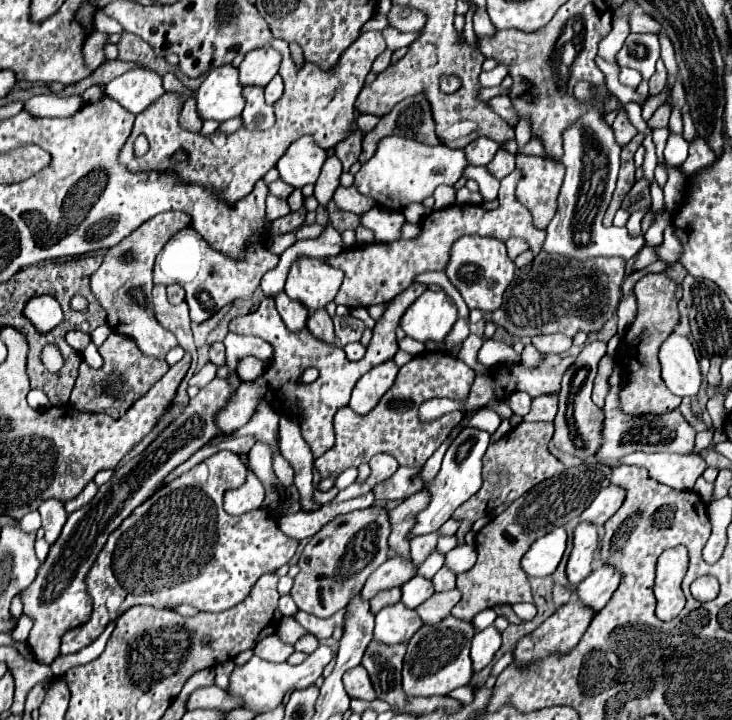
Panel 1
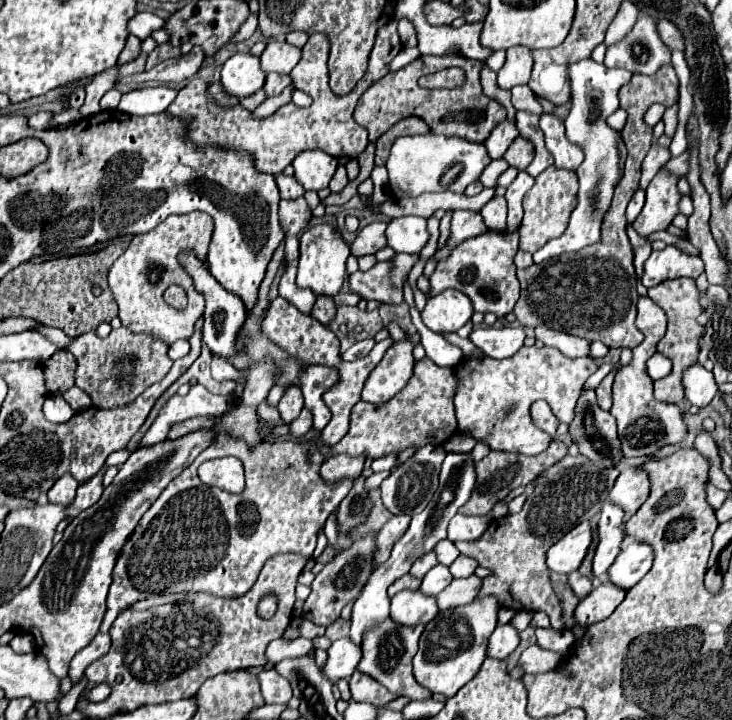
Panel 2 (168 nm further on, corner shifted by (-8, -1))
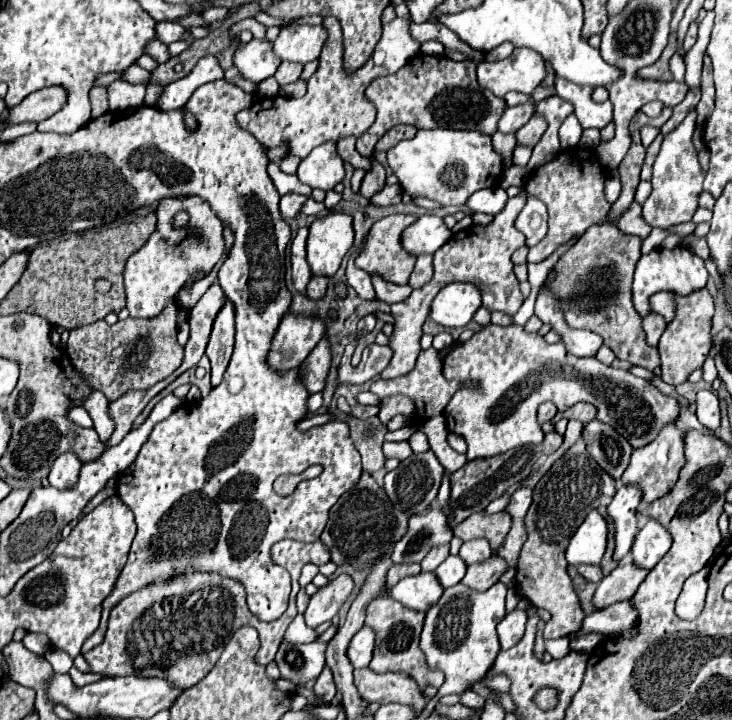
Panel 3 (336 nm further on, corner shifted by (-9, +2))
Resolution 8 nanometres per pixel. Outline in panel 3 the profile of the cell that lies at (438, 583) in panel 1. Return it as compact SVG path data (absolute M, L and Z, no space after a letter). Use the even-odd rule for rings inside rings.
M470 540L470 542L464 542L460 548L460 558L468 566L482 562L482 560L488 560L490 556L492 556L492 550L490 550L490 544L486 540Z

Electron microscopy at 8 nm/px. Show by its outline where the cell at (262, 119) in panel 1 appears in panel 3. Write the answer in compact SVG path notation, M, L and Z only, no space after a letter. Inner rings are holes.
M282 62L274 74L274 78L278 80L280 86L286 86L286 84L292 84L300 78L300 72L302 72L302 64L292 64L292 62Z

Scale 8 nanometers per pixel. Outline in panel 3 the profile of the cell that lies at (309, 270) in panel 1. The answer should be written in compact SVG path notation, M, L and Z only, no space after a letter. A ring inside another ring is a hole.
M330 212L310 224L308 234L308 264L314 276L332 278L340 268L344 254L352 248L354 228L352 218L342 212Z

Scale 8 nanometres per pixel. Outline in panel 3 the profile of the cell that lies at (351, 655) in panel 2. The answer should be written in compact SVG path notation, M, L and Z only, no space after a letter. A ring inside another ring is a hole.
M364 626L354 638L352 644L348 644L348 660L354 668L366 668L372 660L372 648L374 648L374 630Z

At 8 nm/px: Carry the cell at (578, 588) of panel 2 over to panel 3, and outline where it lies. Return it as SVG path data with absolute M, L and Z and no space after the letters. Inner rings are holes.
M578 566L578 572L580 572L580 576L584 576L588 582L592 582L592 584L598 584L600 580L602 580L602 570L600 570L600 566Z

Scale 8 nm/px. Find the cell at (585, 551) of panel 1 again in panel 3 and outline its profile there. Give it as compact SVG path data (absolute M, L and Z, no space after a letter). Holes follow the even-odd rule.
M620 486L612 498L612 502L608 504L608 516L614 520L614 540L616 540L616 548L614 548L614 560L620 560L622 556L626 556L630 552L632 540L638 532L636 528L636 508L640 504L640 490L636 486Z

